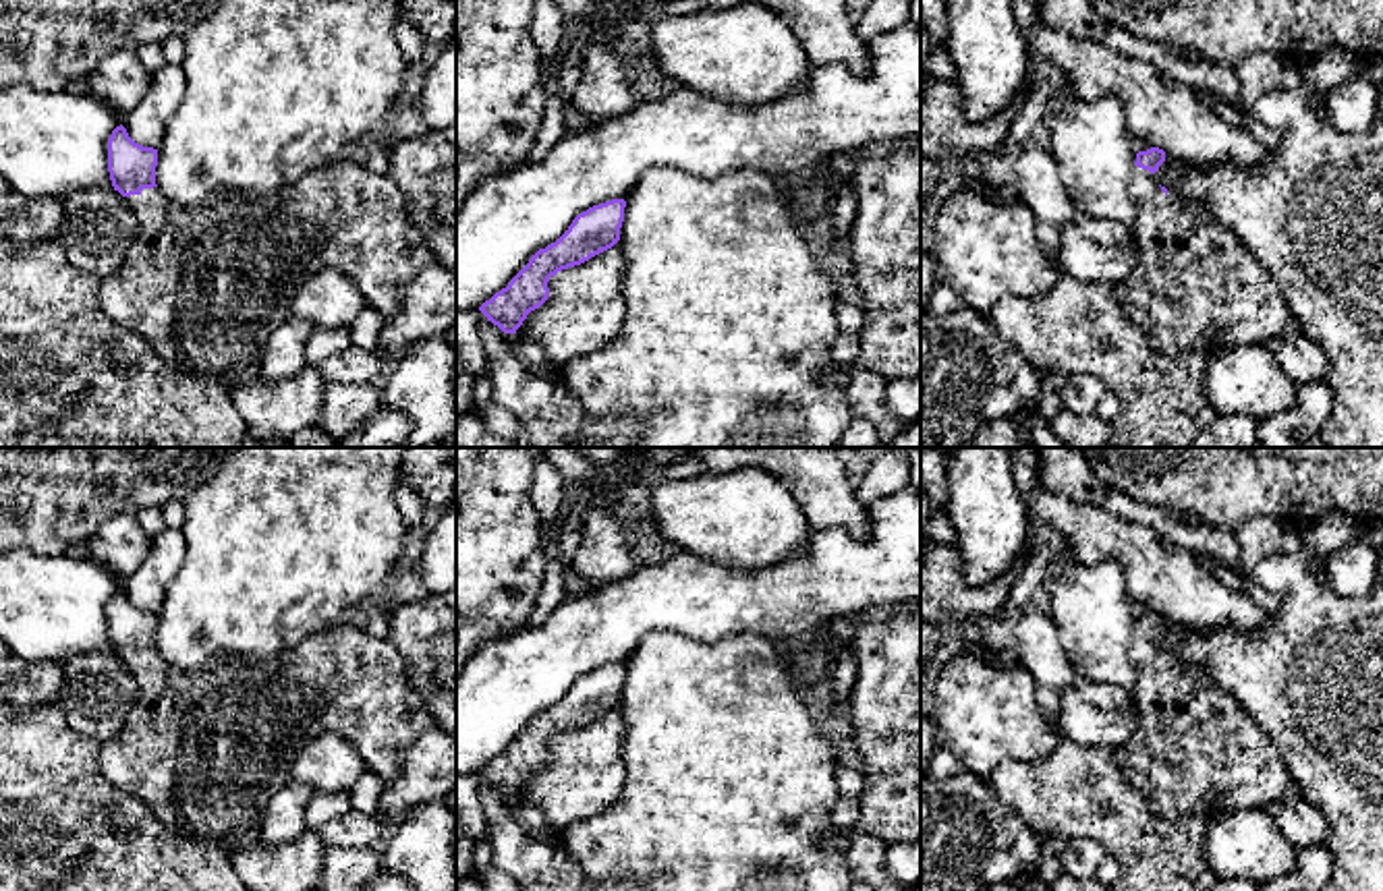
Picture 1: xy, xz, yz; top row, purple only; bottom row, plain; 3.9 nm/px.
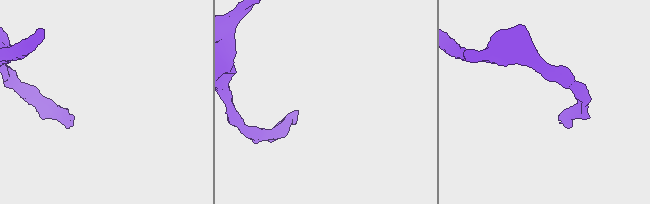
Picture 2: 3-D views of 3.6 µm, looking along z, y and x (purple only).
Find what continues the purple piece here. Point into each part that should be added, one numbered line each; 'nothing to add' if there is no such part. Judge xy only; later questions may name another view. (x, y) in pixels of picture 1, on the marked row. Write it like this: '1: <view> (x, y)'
1: xy (206, 284)

